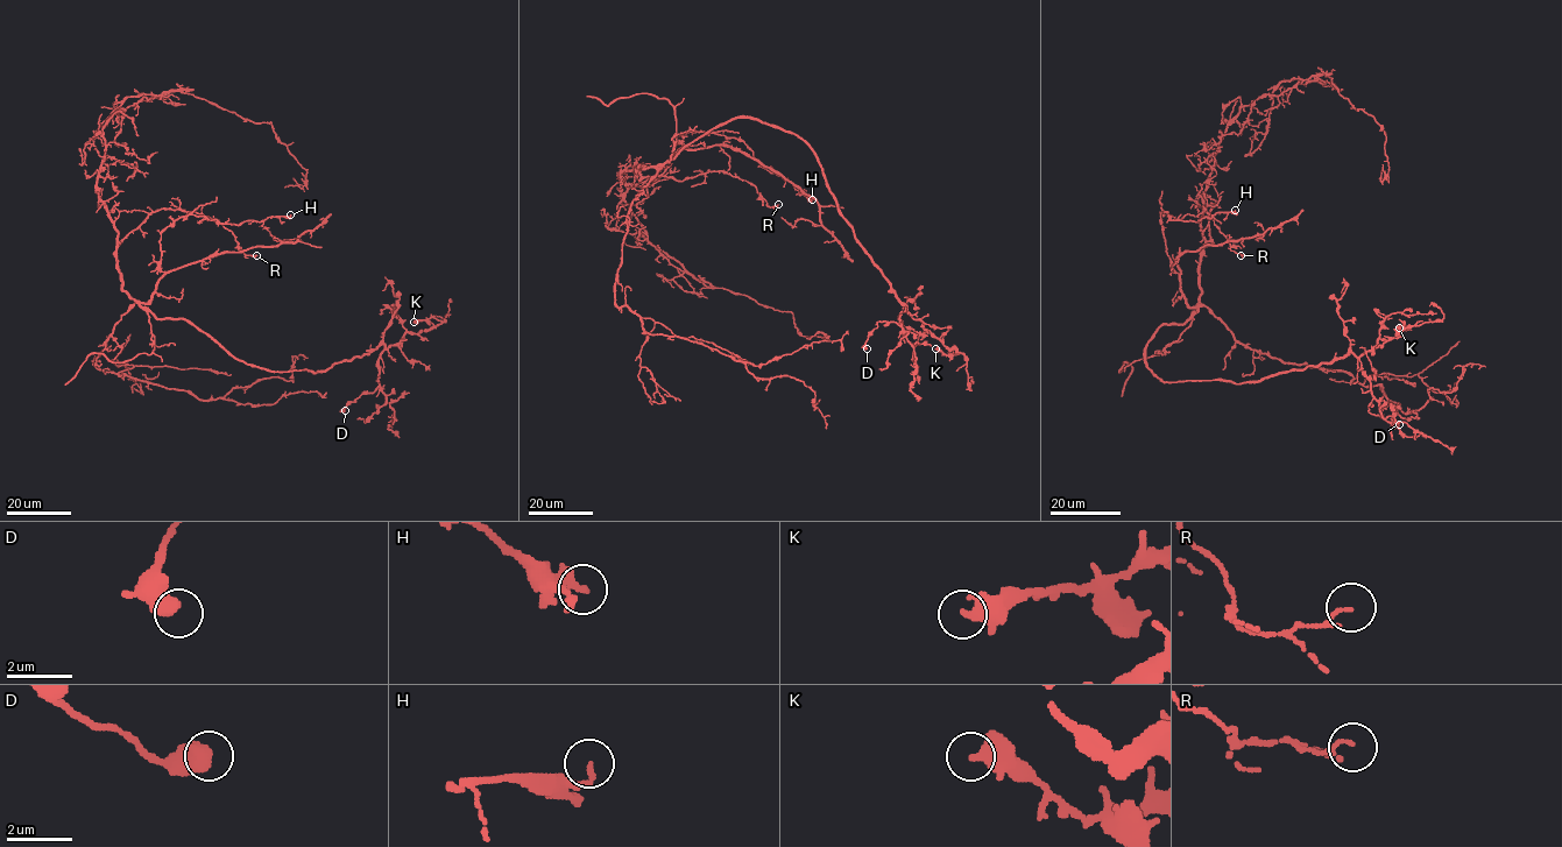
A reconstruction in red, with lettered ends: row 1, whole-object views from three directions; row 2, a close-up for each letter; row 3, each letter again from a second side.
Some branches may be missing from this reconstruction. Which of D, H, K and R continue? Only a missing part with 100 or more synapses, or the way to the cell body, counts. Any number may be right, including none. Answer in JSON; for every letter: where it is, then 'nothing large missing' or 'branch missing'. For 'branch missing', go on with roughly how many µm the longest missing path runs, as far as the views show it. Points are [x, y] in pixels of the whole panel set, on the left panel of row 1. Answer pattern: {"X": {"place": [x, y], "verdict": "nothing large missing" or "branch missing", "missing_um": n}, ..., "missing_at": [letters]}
{"D": {"place": [345, 410], "verdict": "nothing large missing"}, "H": {"place": [290, 214], "verdict": "nothing large missing"}, "K": {"place": [414, 322], "verdict": "nothing large missing"}, "R": {"place": [256, 255], "verdict": "nothing large missing"}, "missing_at": []}

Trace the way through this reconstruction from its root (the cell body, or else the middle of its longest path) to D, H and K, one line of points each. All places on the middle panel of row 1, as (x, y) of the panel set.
D: (658, 167), (735, 118), (797, 134), (855, 239), (906, 308), (899, 325), (877, 323), (867, 348)
H: (658, 167), (678, 149), (686, 148), (683, 133), (715, 133), (741, 139), (762, 166), (787, 180), (812, 199)
K: (658, 167), (735, 118), (754, 118), (797, 134), (817, 157), (839, 213), (907, 312), (963, 354), (935, 348)

